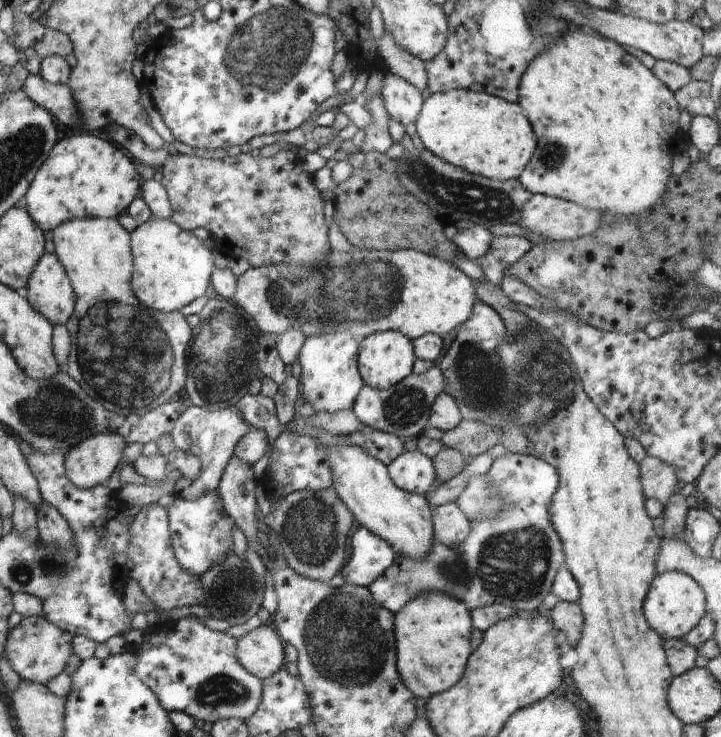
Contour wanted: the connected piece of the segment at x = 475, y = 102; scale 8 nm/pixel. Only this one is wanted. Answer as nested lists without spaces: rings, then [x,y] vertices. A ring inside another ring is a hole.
[[[455,89],[428,96],[415,124],[417,136],[431,154],[470,174],[495,180],[519,179],[537,144],[519,103],[472,90]]]

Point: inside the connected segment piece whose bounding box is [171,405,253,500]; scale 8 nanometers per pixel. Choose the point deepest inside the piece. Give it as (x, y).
(212, 436)

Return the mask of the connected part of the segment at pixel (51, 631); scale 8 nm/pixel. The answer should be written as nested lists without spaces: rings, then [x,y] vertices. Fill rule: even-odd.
[[[22,617],[22,622],[8,634],[6,643],[6,658],[12,670],[21,680],[48,684],[54,676],[62,674],[67,669],[68,661],[75,654],[74,636],[62,628],[55,626],[43,617]]]

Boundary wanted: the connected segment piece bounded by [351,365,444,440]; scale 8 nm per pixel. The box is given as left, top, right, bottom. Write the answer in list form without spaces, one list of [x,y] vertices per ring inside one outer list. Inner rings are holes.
[[[432,366],[424,374],[410,374],[399,384],[388,389],[377,390],[365,385],[358,394],[353,408],[351,409],[356,418],[365,426],[374,430],[392,434],[402,440],[419,437],[429,424],[432,406],[444,391],[444,376],[438,366]]]

